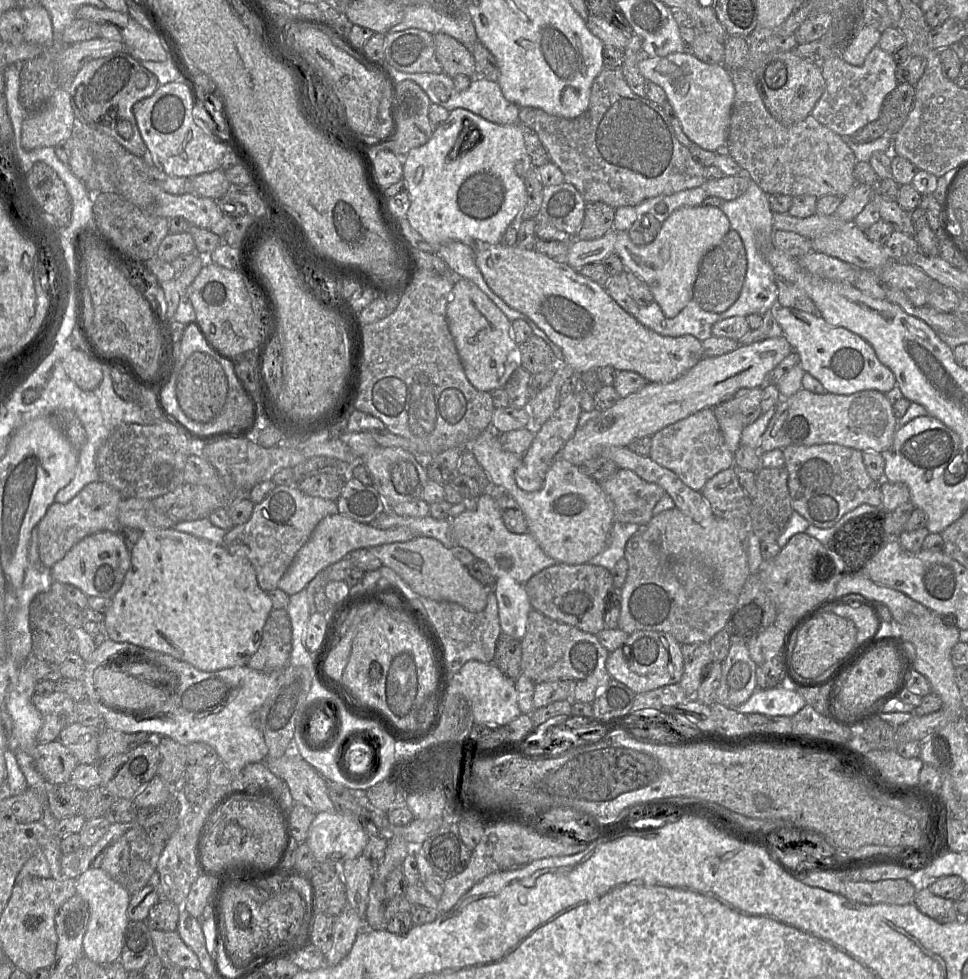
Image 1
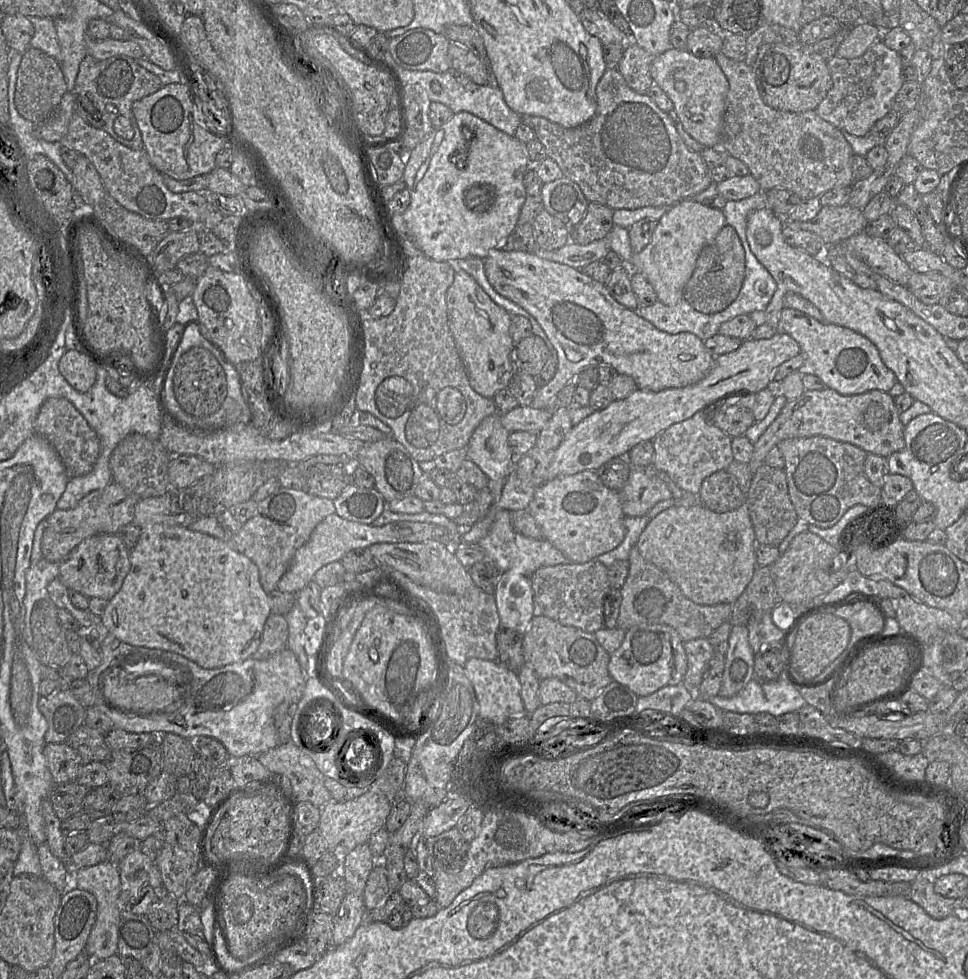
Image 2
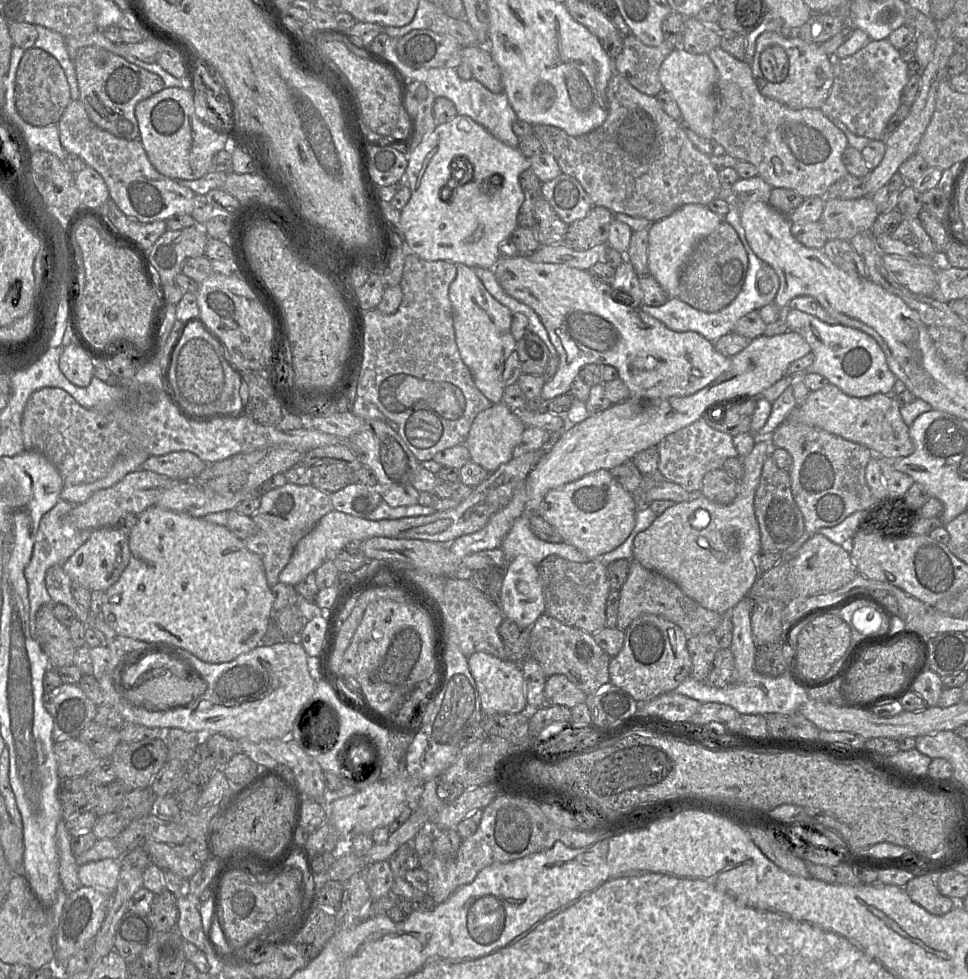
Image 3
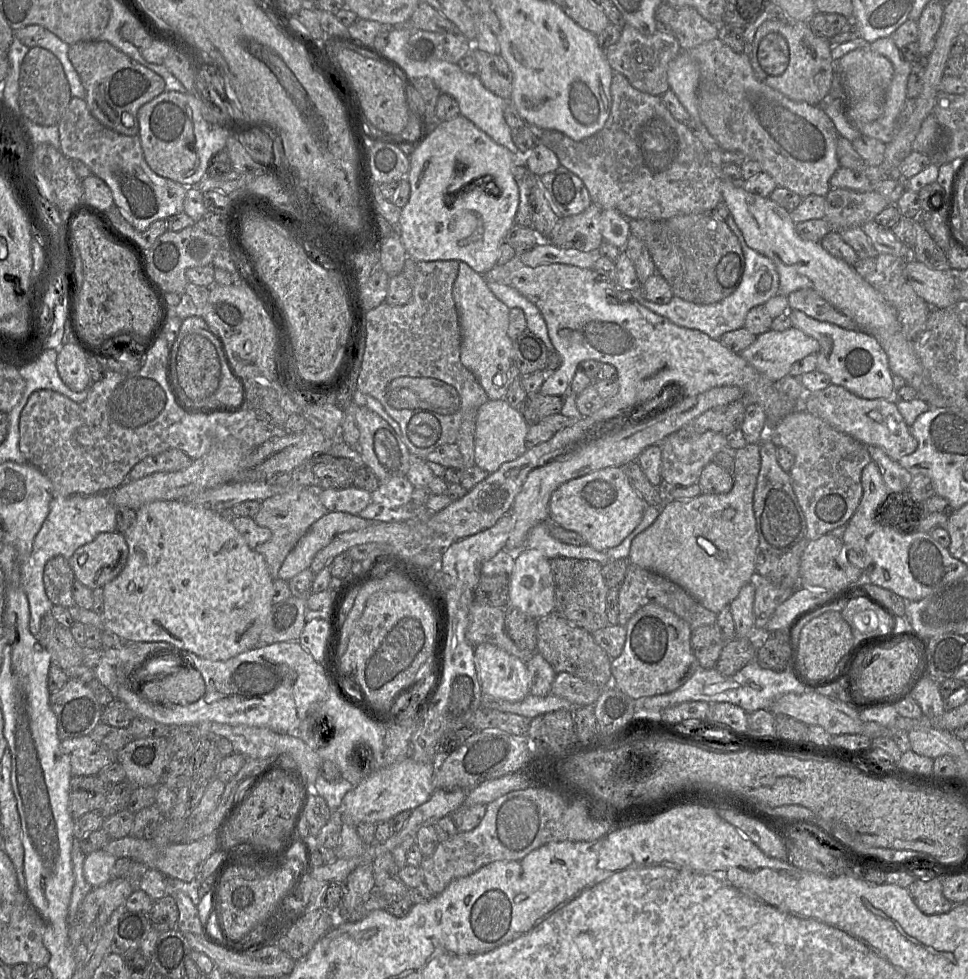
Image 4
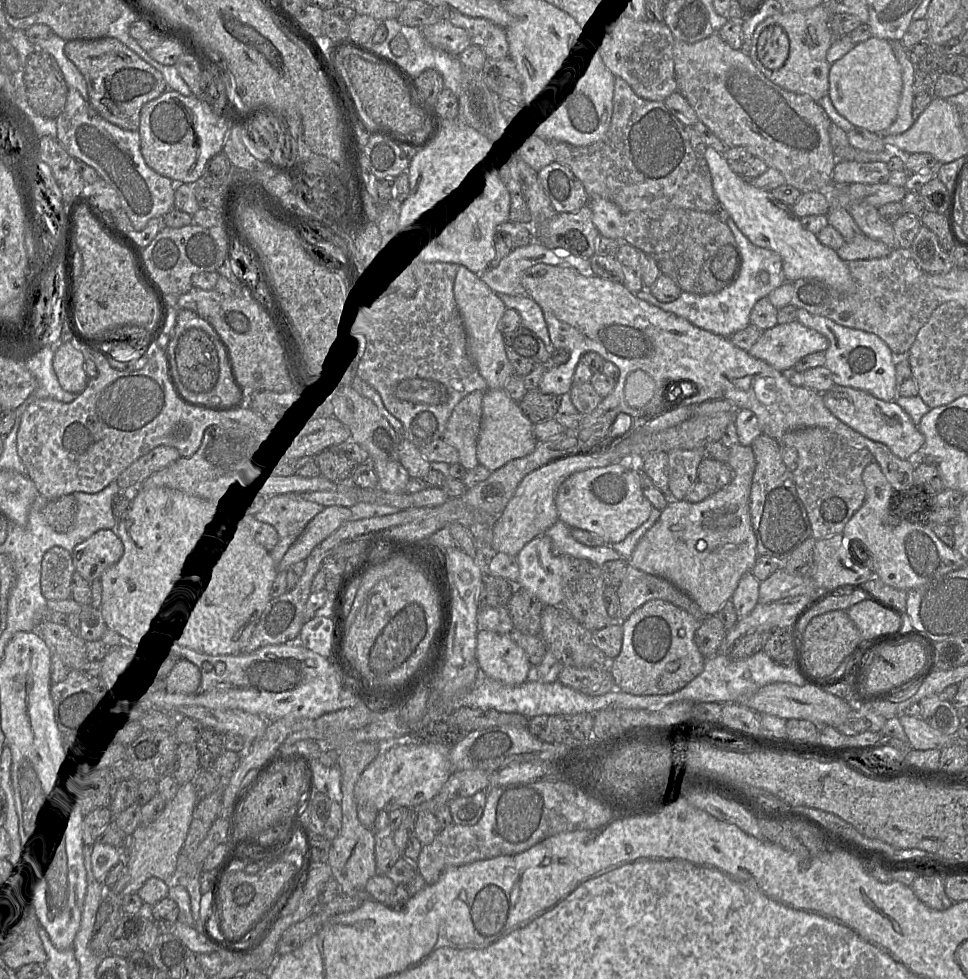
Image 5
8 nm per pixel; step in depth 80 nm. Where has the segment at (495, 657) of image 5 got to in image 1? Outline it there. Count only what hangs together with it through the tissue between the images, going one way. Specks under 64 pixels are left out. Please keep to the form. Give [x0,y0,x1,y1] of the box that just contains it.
[458,660,520,726]

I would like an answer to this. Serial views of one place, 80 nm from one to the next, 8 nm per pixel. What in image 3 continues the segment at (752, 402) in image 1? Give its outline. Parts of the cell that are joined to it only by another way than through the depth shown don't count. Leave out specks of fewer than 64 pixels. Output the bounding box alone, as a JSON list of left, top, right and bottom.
[702,398,755,437]

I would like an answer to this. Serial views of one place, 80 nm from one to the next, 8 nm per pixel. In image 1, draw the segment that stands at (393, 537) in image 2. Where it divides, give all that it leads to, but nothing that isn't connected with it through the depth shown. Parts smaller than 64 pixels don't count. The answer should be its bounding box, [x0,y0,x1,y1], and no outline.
[277,513,414,596]

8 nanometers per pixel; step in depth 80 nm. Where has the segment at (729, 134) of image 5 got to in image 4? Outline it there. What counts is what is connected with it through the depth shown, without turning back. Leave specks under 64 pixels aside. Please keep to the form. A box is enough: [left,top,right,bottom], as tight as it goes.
[685,37,840,198]

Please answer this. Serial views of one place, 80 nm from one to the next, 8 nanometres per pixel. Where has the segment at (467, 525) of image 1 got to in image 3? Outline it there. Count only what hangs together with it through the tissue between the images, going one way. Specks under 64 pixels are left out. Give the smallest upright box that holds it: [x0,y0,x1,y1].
[500,513,590,567]

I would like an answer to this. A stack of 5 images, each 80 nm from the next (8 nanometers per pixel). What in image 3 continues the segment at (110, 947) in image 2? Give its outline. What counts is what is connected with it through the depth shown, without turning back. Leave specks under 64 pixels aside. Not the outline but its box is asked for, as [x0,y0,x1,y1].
[78,859,120,897]

